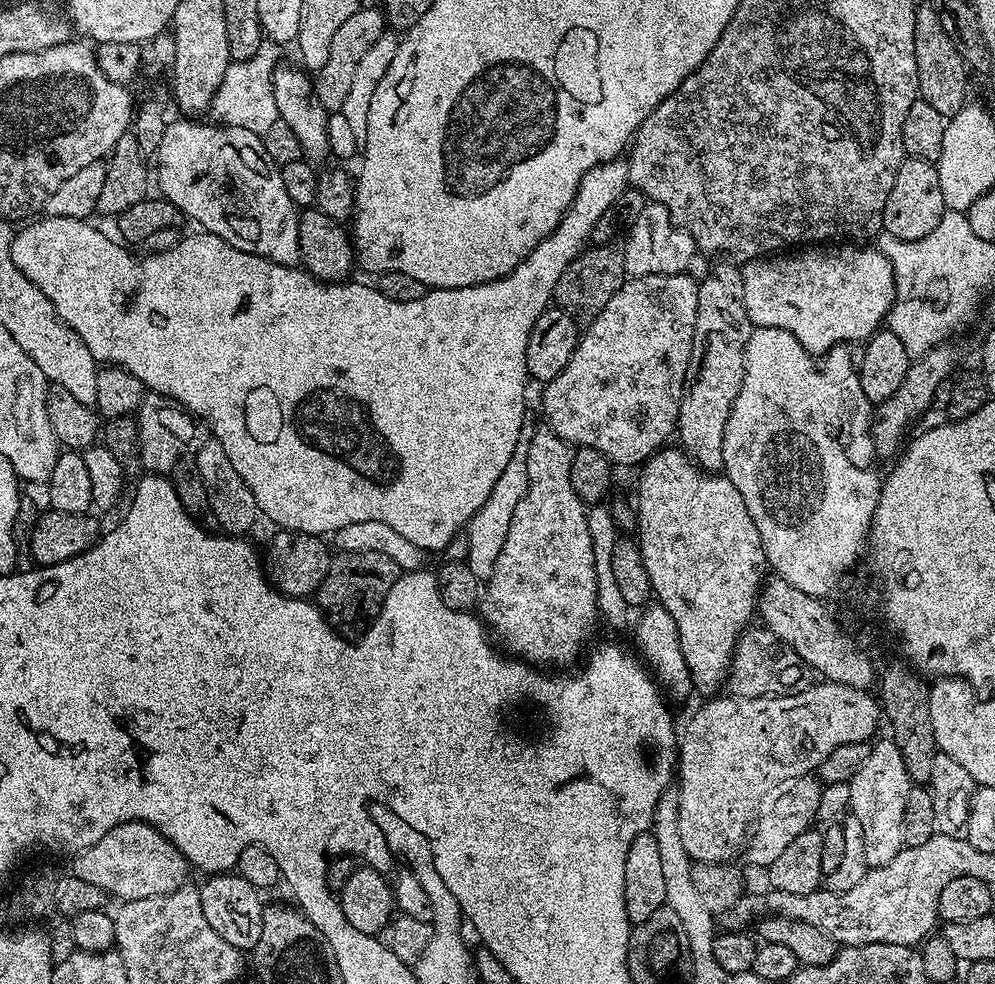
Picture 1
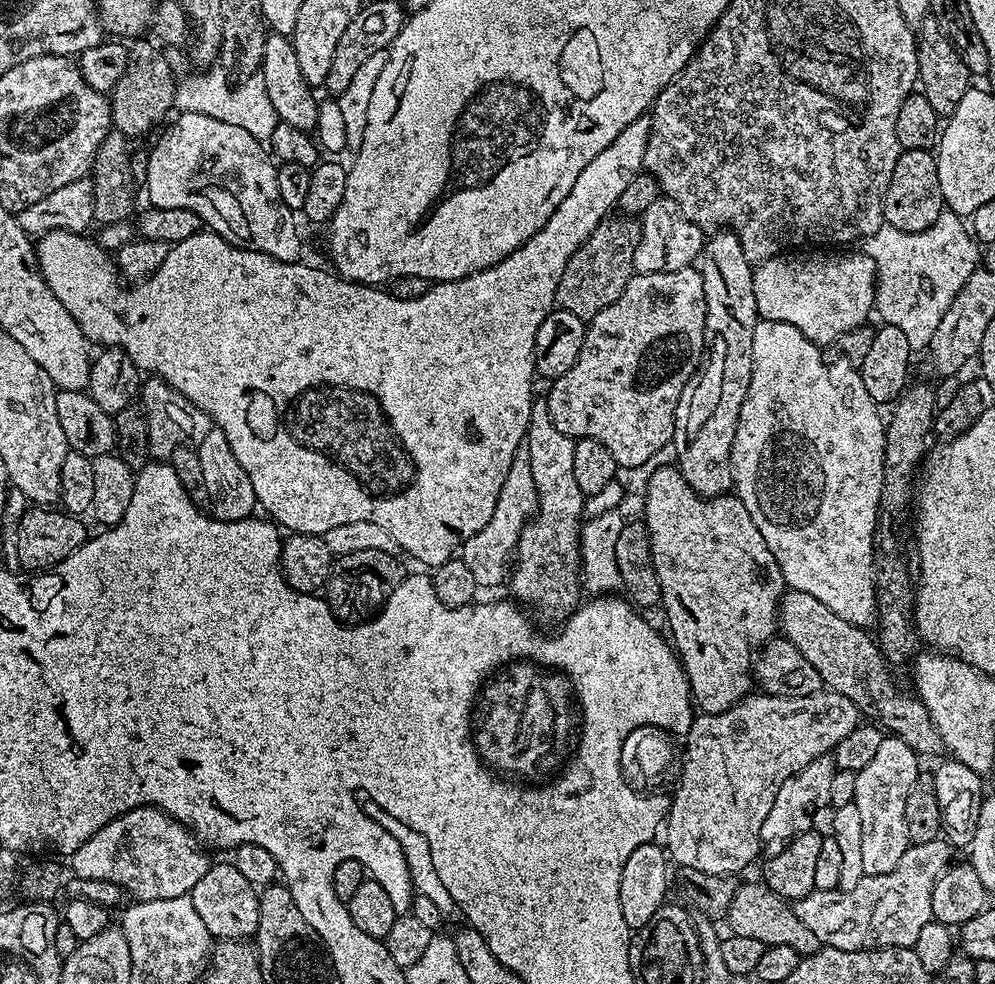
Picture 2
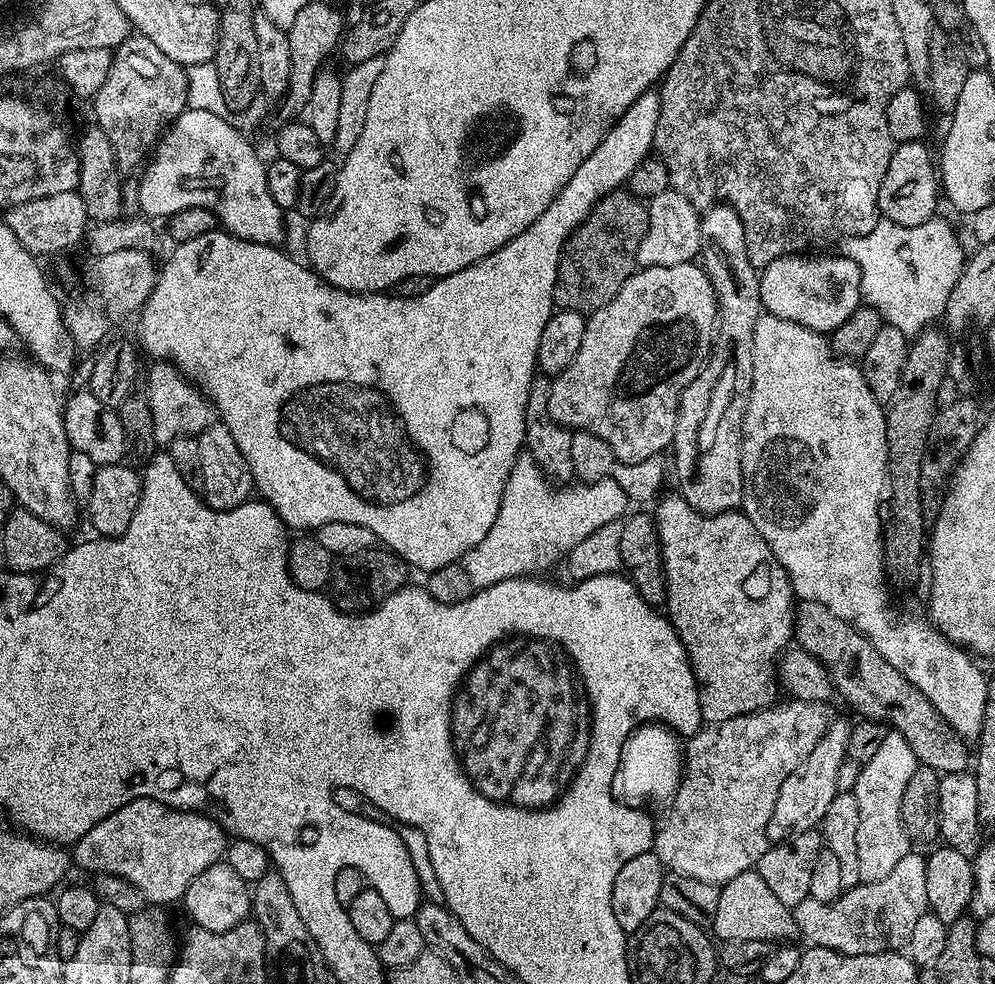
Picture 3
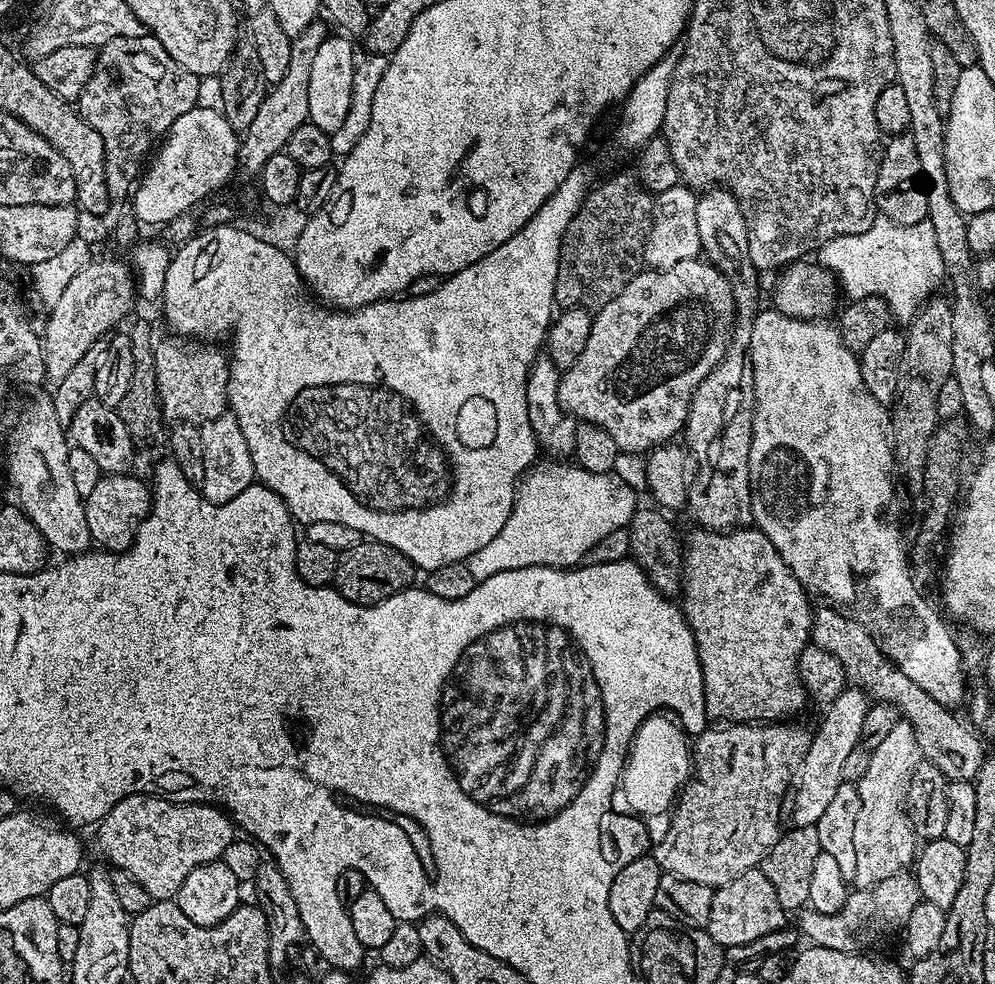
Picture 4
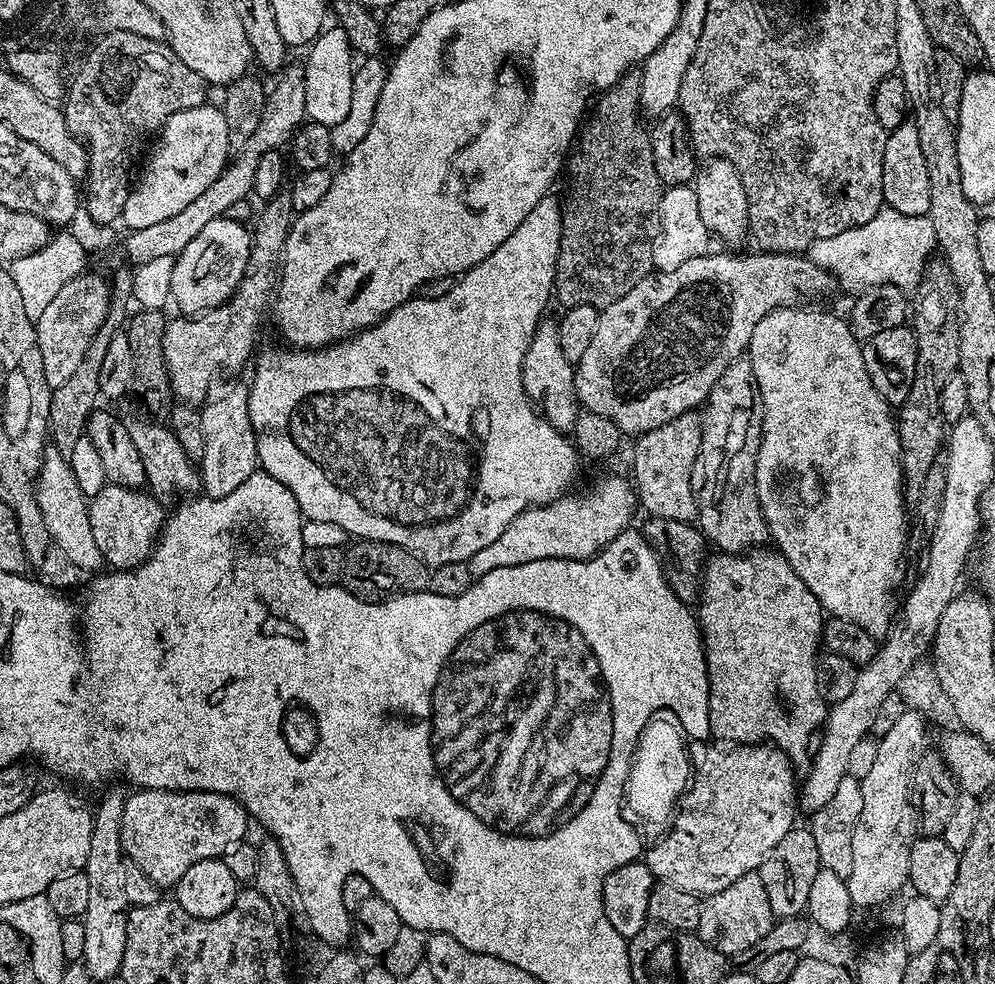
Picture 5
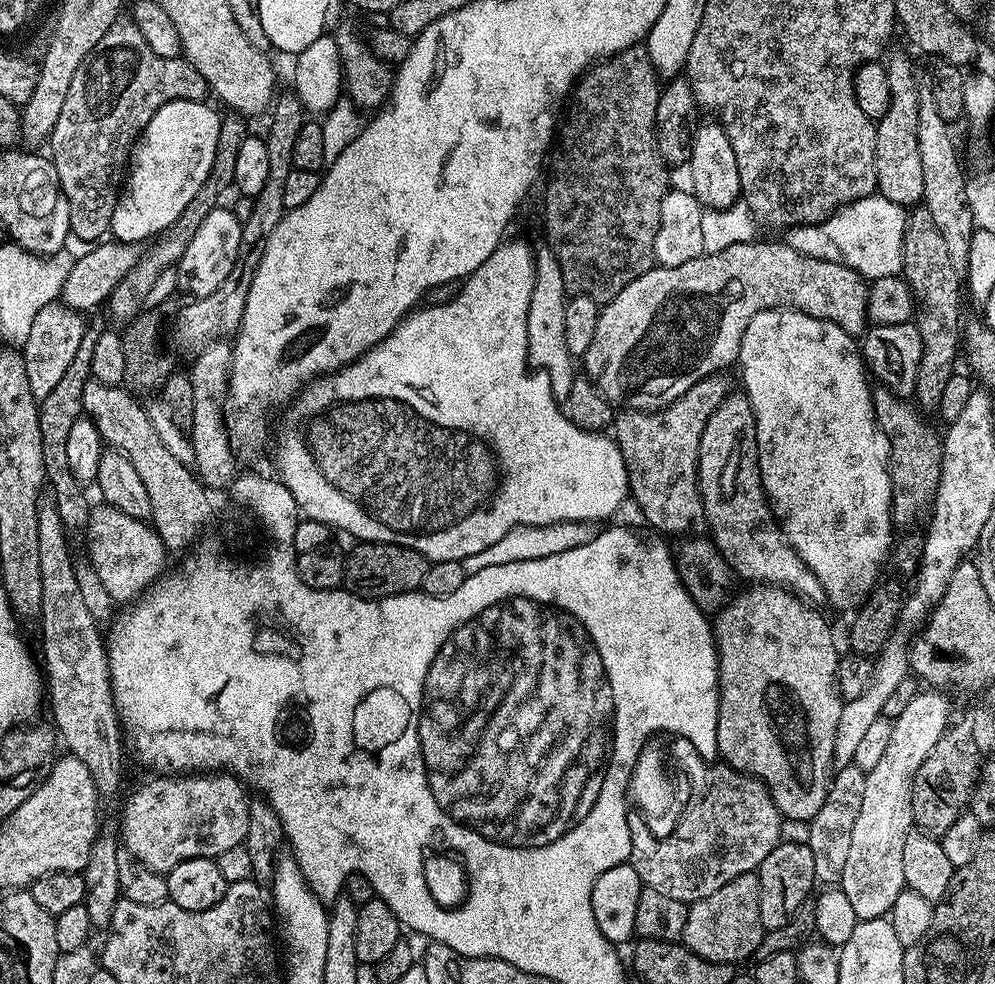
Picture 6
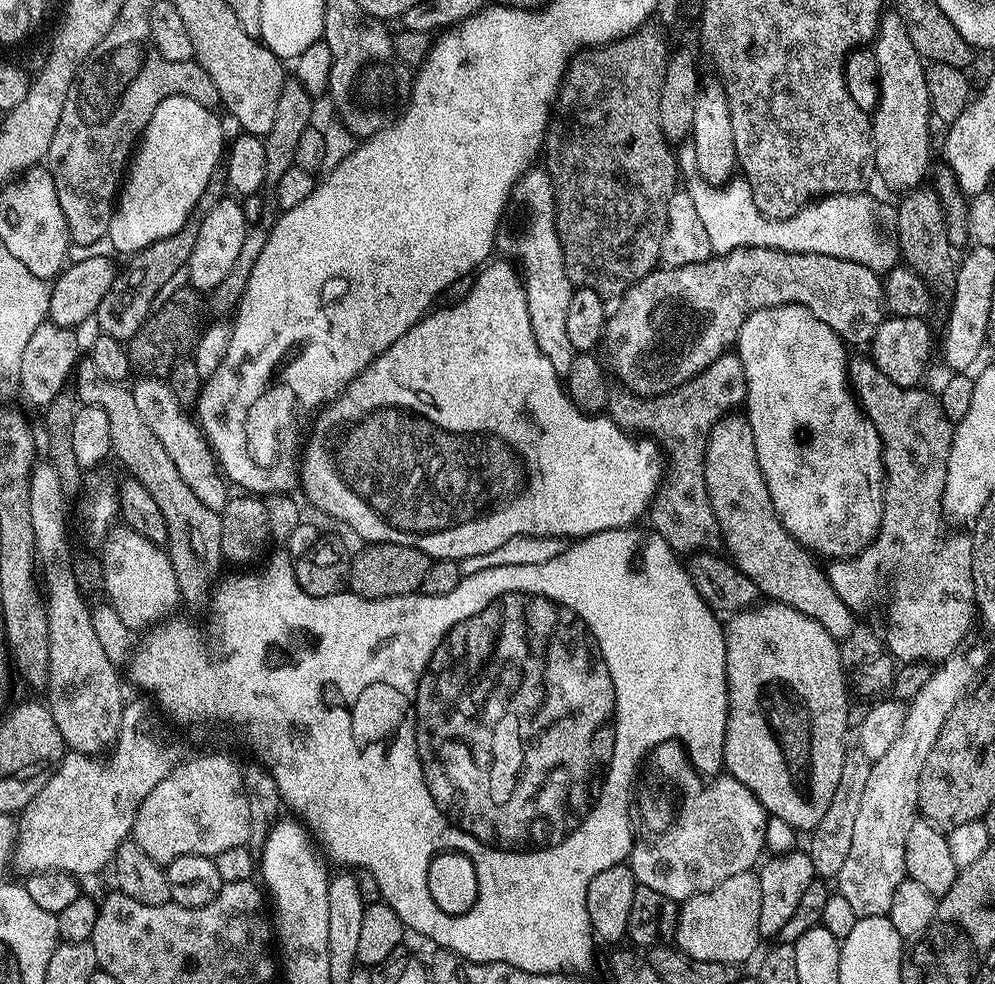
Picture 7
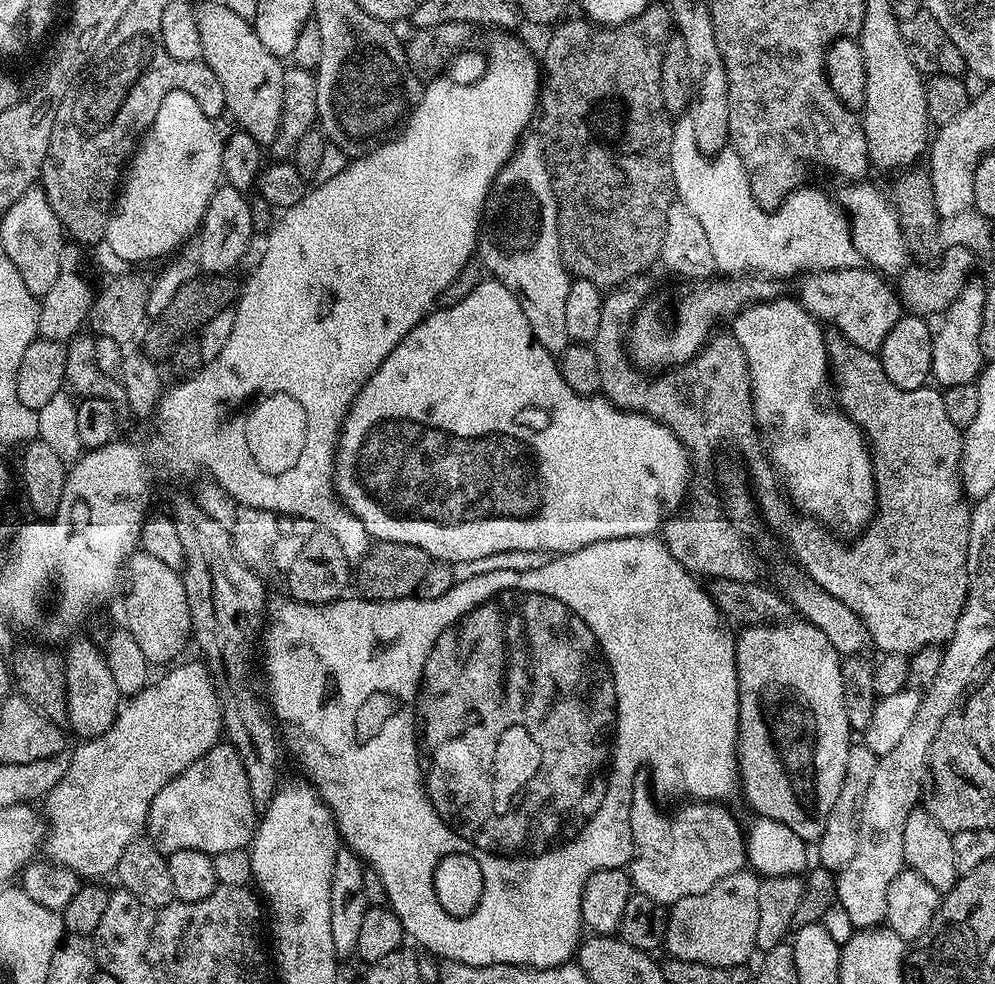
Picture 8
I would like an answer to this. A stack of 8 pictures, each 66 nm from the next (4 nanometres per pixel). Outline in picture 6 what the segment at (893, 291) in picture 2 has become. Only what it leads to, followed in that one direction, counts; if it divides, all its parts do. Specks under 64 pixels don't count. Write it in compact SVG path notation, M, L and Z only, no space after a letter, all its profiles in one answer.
M879 194L870 195L864 204L849 208L844 216L834 216L822 221L820 232L816 232L816 244L836 256L836 248L844 252L844 265L871 282L887 276L898 276L904 270L904 240L906 237L906 208L895 204Z

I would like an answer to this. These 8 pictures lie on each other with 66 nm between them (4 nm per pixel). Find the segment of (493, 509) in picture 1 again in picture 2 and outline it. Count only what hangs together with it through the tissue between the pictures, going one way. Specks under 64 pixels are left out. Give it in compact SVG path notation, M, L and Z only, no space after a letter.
M521 446L514 454L514 462L510 462L510 470L506 473L506 482L502 482L502 490L498 490L498 502L494 505L494 514L490 514L490 522L478 530L461 547L458 556L466 562L470 575L474 578L477 589L496 588L507 581L510 576L510 565L516 554L516 543L528 521L536 515L536 487L534 474L530 474L530 454L527 447Z

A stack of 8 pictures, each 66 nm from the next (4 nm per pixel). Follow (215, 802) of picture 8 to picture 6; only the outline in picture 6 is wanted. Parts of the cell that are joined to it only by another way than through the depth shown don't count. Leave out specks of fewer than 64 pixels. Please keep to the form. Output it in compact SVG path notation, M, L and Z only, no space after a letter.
M182 774L177 778L152 778L149 784L144 784L132 797L125 799L122 804L122 816L124 812L124 821L121 819L118 824L118 832L122 837L123 847L127 855L133 856L138 862L150 866L150 870L155 872L168 873L178 866L178 862L189 860L190 858L202 858L203 856L215 858L222 854L222 850L230 850L230 846L238 846L245 843L248 839L248 806L250 803L249 793L245 785L230 774Z

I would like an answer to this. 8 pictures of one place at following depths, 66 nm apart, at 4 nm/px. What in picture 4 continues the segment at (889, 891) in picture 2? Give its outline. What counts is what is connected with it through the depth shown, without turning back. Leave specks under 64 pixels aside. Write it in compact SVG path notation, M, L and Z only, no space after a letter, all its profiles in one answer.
M903 871L886 878L886 882L880 882L873 888L849 891L842 910L833 916L818 914L814 909L805 907L799 913L798 932L803 939L804 936L808 939L805 941L809 945L817 948L860 954L868 950L871 944L878 943L883 936L892 936L895 932L897 935L906 926L910 914L914 914L914 906L920 903L922 897L915 875Z

